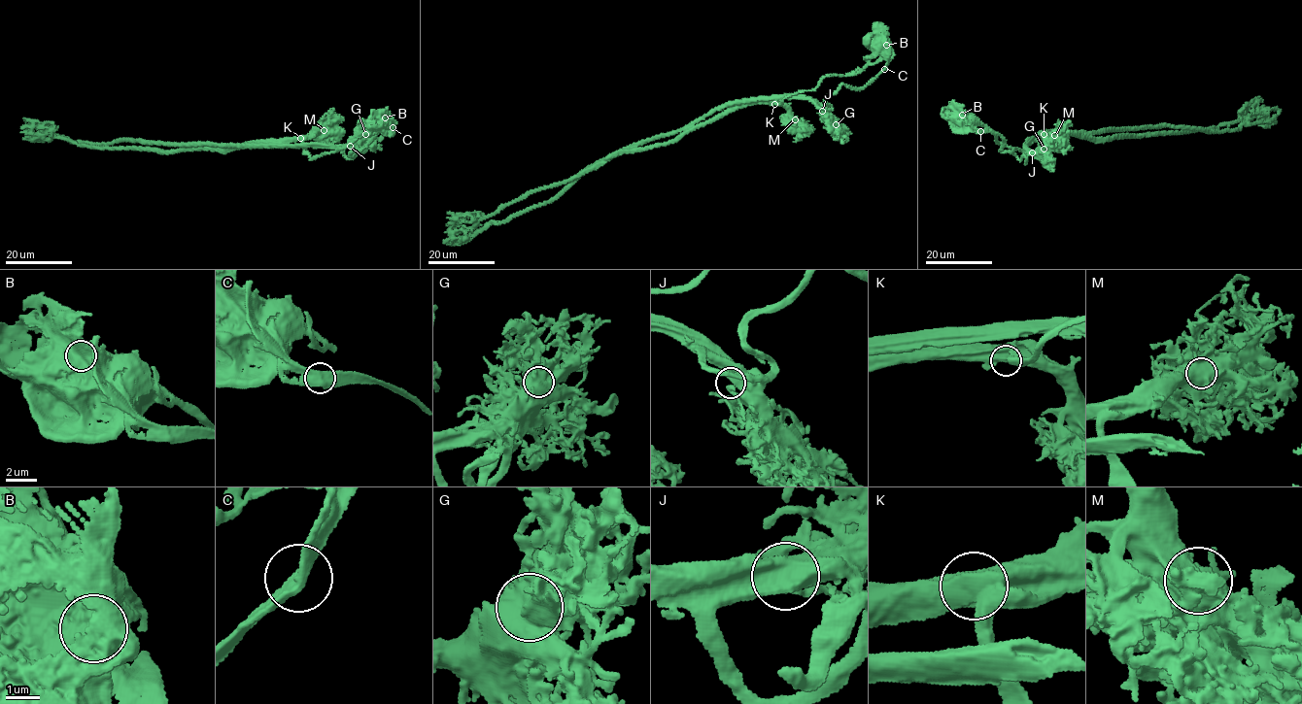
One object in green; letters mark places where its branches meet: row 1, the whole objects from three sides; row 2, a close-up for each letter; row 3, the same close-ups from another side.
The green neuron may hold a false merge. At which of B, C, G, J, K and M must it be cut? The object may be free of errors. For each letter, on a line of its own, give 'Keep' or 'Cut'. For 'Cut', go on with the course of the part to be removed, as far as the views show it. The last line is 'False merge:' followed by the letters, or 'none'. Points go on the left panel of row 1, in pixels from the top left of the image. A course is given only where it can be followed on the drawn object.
B: Cut. Course of the part to remove: (384, 117), (393, 125), (352, 155), (356, 147), (81, 143), (34, 138), (26, 126)
C: Keep
G: Keep
J: Keep
K: Keep
M: Keep
False merge: B

